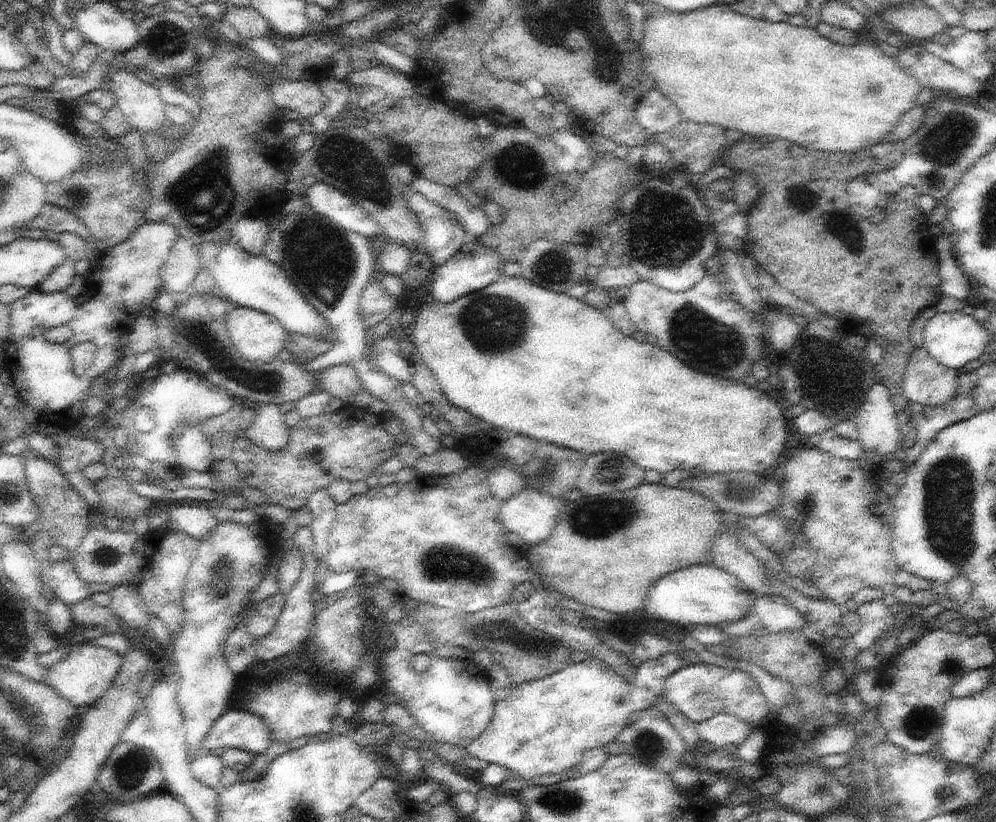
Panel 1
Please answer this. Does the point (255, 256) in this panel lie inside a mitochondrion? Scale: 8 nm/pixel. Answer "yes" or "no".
no

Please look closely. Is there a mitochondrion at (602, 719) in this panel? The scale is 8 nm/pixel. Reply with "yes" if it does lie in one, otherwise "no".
no

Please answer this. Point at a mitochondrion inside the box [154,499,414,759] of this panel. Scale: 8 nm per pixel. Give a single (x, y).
(224, 569)

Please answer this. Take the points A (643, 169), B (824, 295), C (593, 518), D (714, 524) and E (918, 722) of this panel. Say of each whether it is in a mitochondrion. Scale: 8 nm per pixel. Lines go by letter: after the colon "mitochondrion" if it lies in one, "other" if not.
A: other
B: other
C: mitochondrion
D: other
E: mitochondrion

